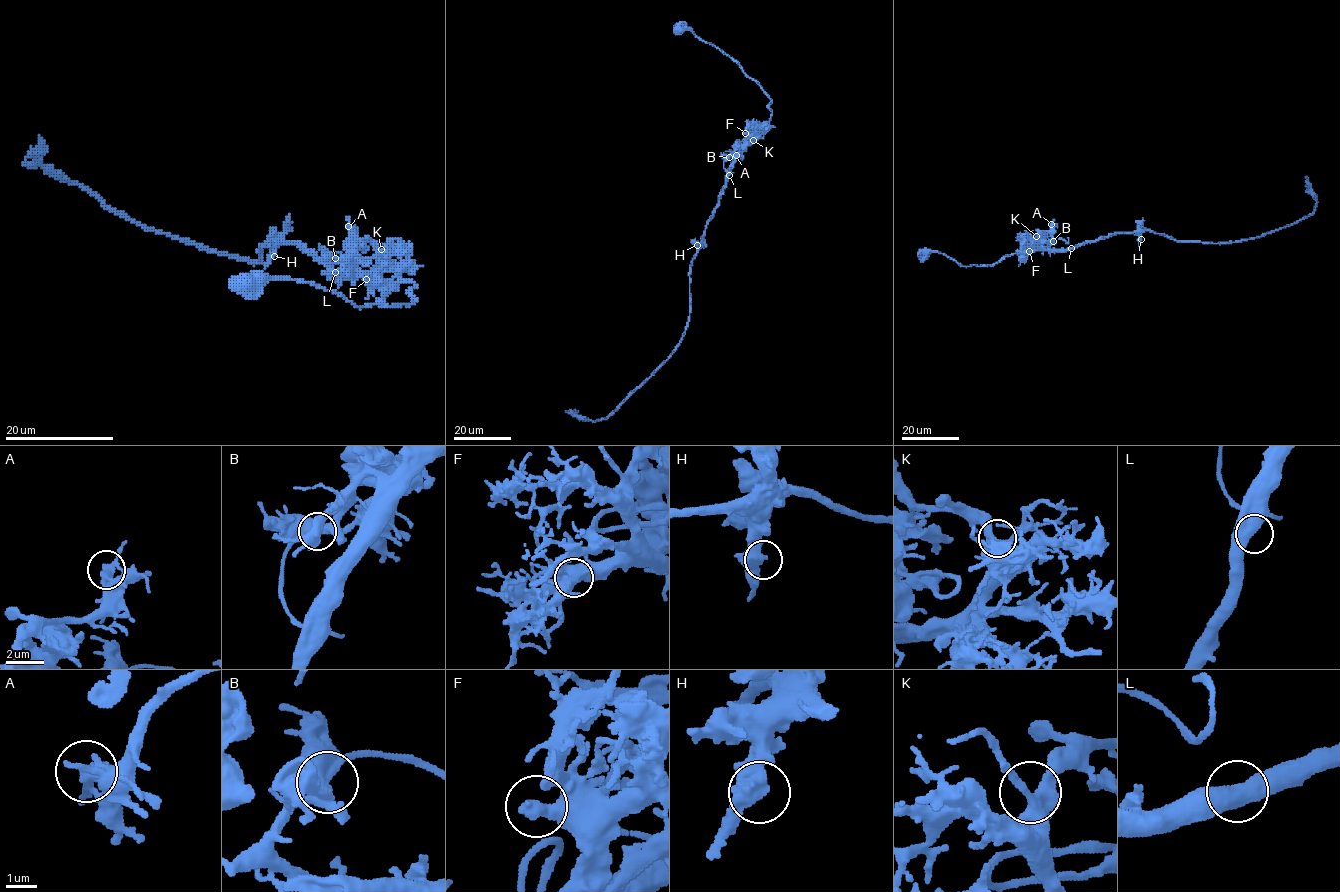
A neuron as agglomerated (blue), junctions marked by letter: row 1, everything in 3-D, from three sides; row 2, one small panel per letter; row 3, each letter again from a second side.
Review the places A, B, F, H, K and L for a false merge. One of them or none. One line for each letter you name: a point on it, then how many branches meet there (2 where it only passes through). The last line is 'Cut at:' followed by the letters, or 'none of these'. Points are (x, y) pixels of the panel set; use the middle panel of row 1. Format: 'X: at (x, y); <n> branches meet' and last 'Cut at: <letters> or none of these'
B: at (729, 157); 2 branches meet
Cut at: B

